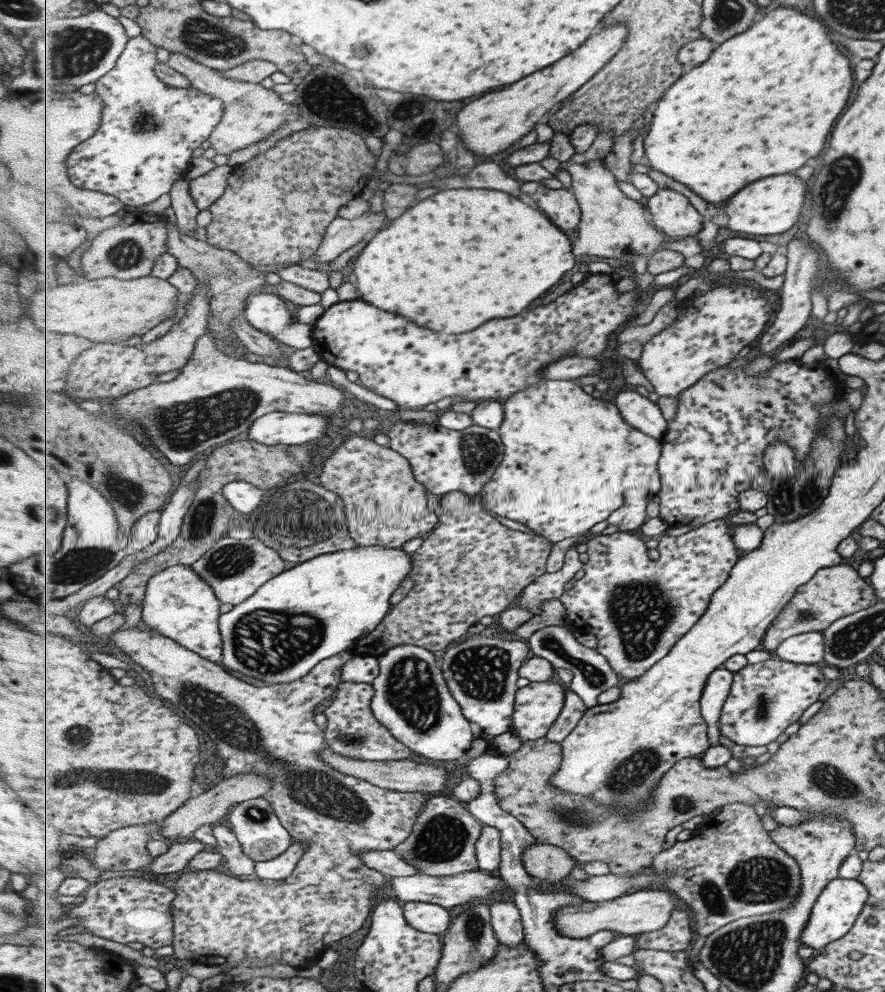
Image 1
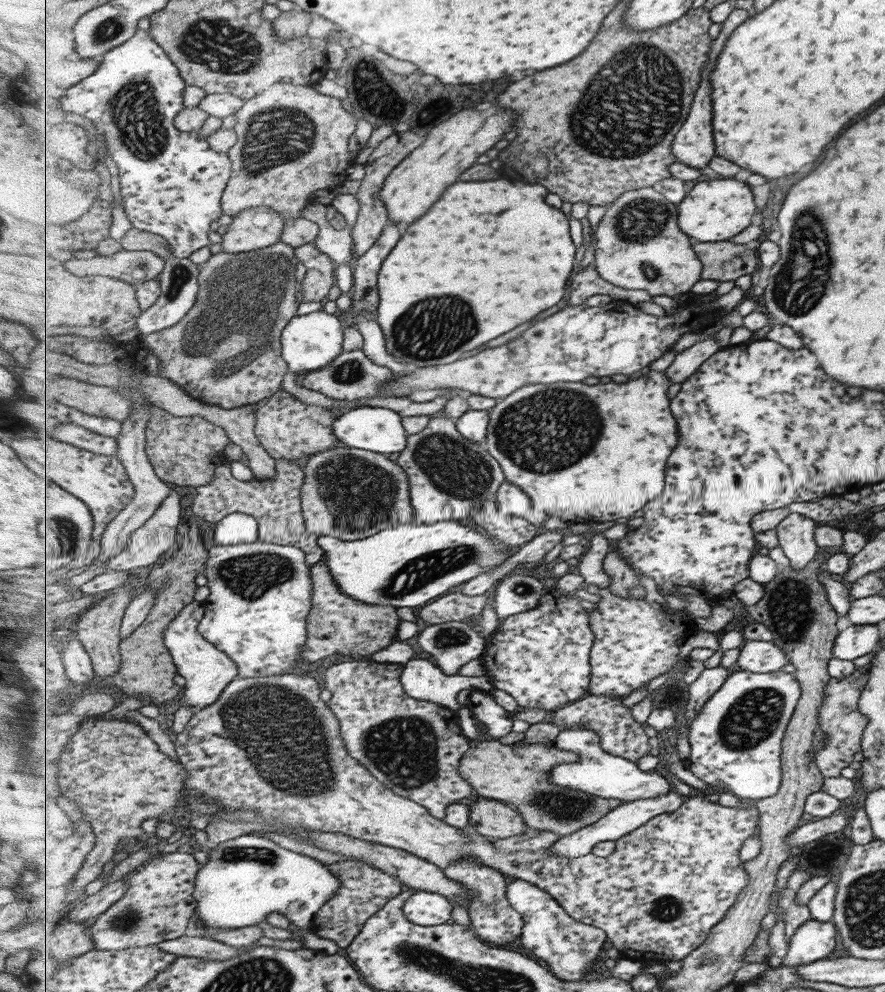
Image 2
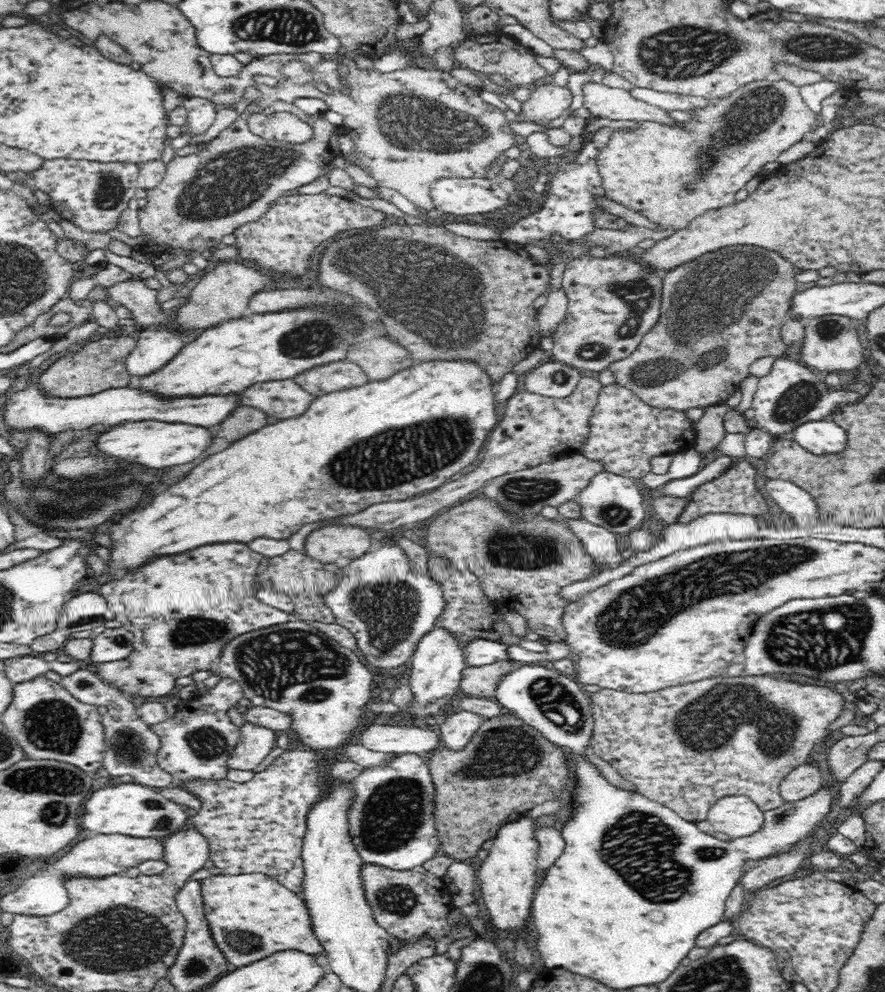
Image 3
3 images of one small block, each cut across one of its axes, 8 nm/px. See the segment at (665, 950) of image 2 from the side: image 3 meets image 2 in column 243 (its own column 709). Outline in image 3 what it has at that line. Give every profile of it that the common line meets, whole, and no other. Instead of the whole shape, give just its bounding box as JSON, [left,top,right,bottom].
[588,674,846,823]

